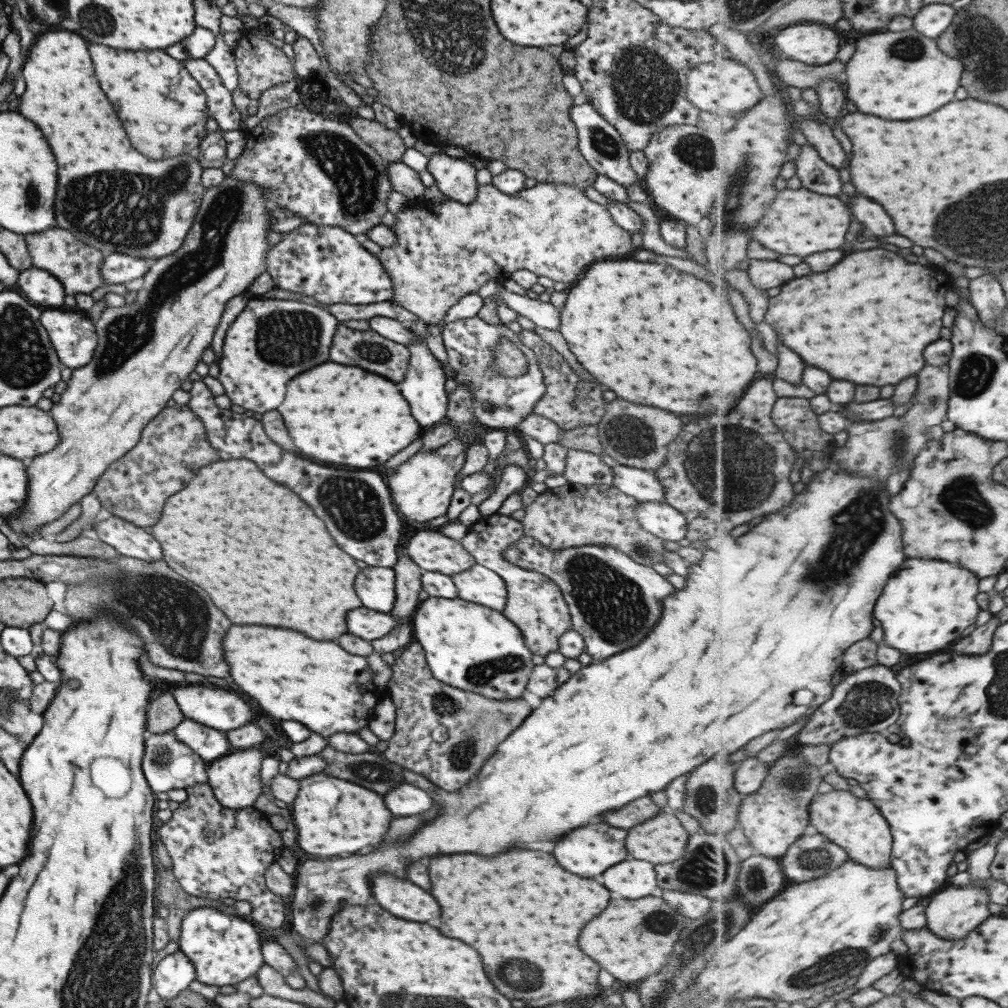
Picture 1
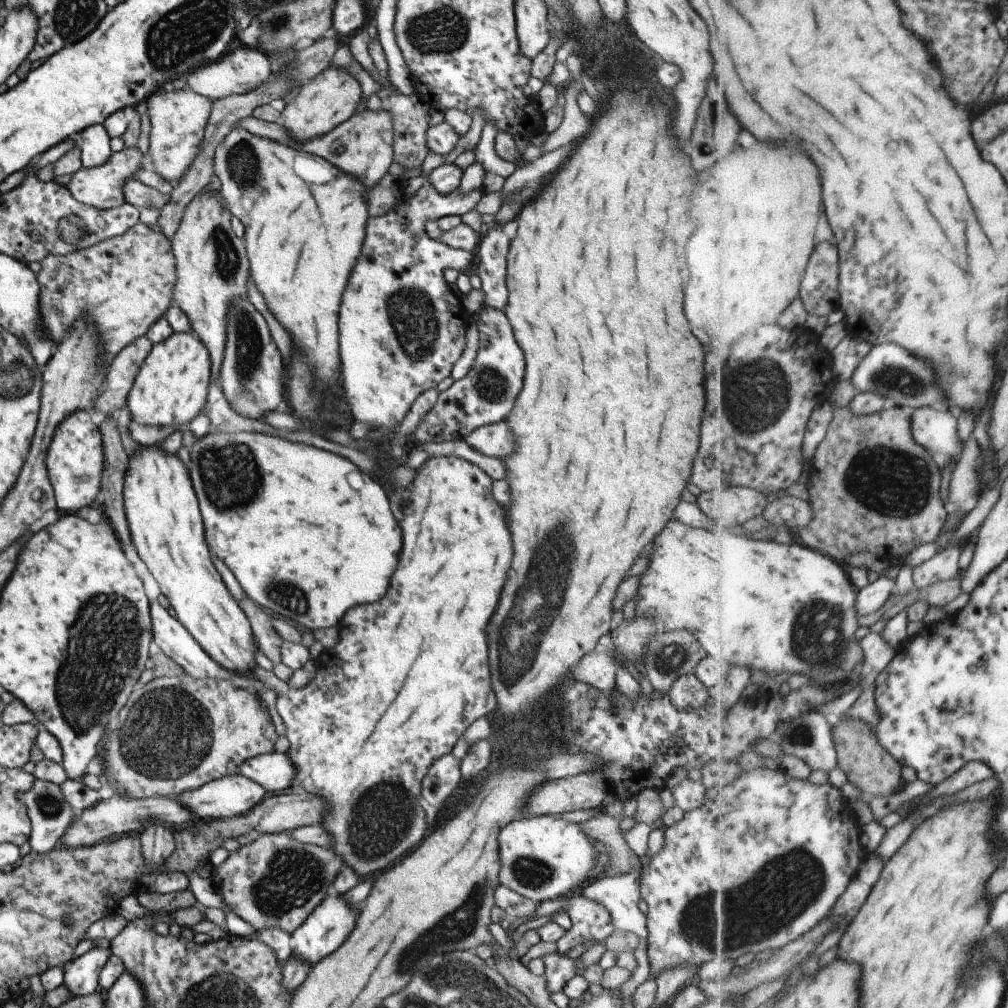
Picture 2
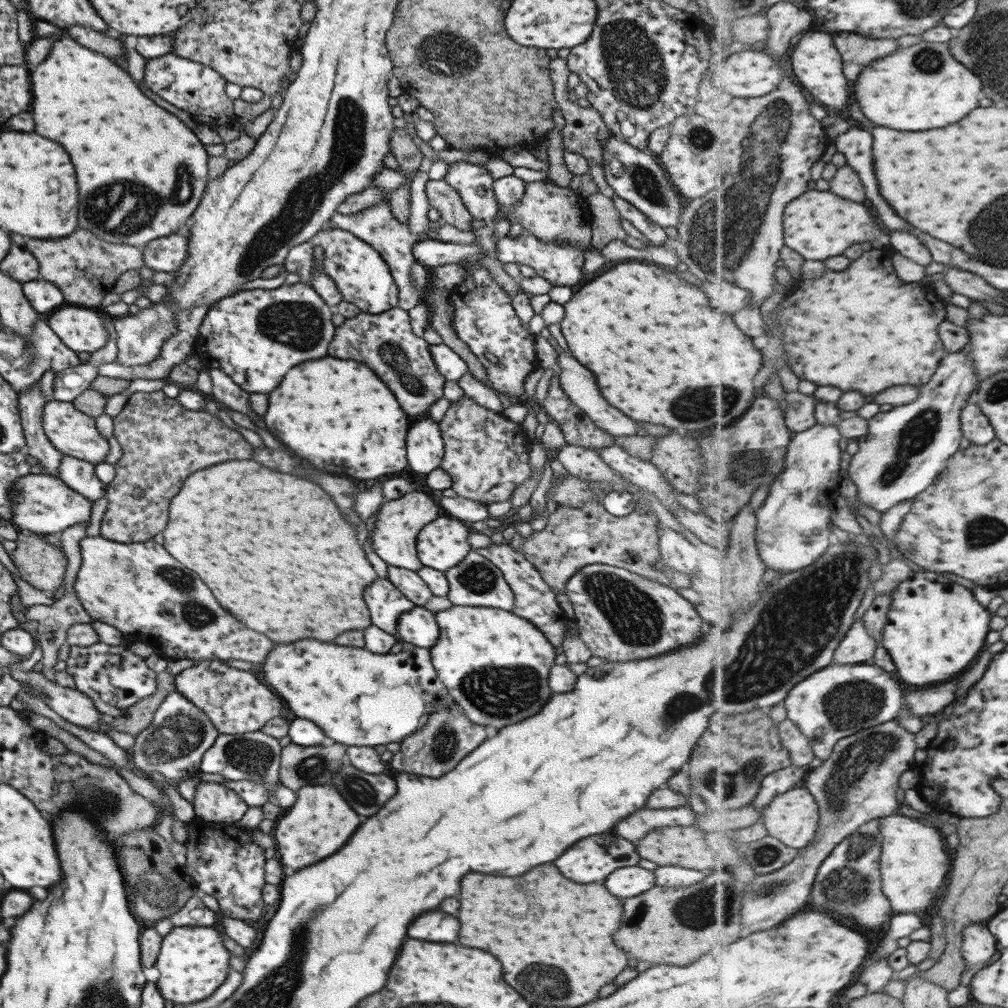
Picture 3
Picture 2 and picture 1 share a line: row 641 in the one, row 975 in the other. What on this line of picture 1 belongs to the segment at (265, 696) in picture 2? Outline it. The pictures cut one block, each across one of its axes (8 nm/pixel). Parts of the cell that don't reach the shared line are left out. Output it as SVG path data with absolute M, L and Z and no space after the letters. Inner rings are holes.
M177 950L161 958L154 966L155 992L161 999L177 996L195 980L195 968L183 952Z

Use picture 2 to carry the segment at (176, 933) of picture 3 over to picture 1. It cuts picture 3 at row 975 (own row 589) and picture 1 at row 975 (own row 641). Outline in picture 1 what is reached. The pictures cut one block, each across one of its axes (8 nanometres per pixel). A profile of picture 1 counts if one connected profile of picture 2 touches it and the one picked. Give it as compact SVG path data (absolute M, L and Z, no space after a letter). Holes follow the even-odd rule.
M216 908L191 909L181 919L178 950L195 968L195 980L207 986L233 986L254 976L264 963L261 943L247 918L223 914Z

